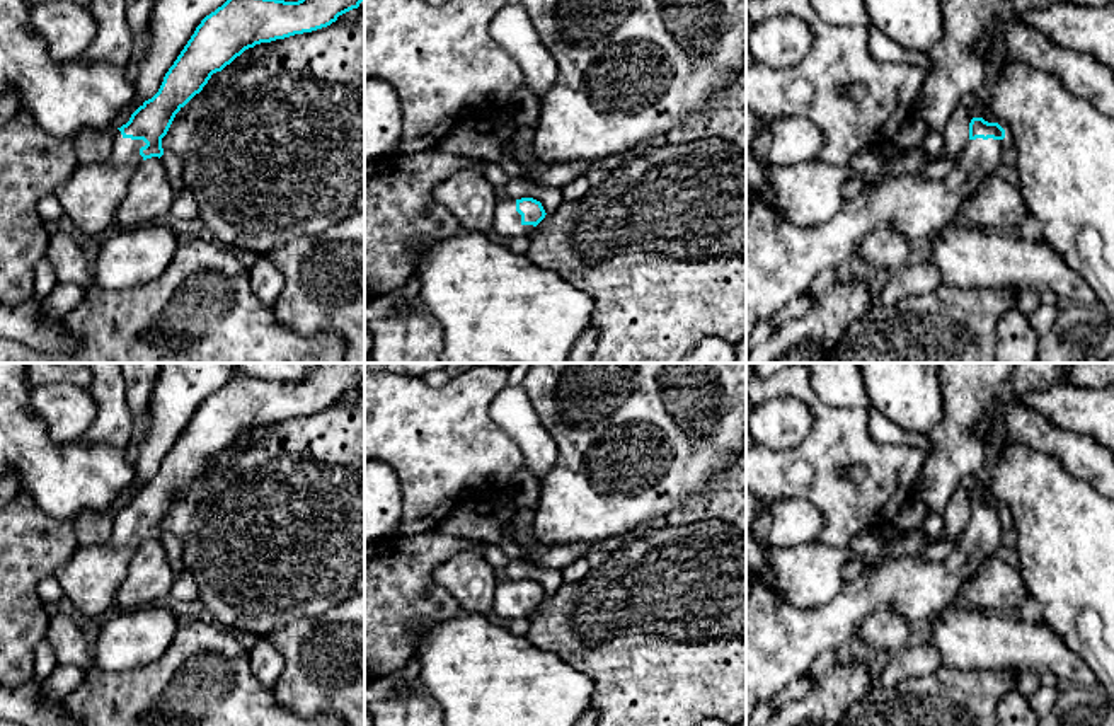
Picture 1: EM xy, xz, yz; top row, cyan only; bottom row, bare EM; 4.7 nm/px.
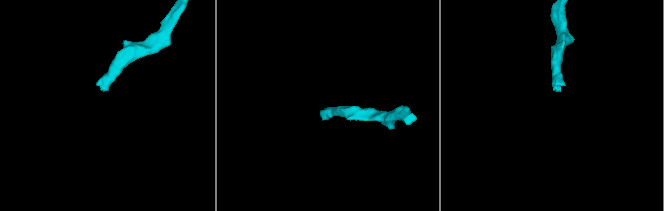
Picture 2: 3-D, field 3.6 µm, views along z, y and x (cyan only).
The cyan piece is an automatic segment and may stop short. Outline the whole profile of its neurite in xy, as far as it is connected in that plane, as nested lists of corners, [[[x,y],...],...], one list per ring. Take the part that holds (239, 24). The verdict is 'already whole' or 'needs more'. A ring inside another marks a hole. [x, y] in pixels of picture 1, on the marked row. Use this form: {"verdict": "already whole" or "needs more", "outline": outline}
{"verdict": "needs more", "outline": [[[227,0],[206,15],[169,68],[158,92],[118,128],[111,155],[99,165],[77,165],[55,196],[87,237],[116,227],[114,213],[136,167],[162,157],[162,138],[175,114],[245,49],[330,26],[363,0]]]}

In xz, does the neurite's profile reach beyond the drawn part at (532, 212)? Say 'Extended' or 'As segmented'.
Extended

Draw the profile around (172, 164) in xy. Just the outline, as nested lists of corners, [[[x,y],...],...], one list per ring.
[[[164,152],[164,155],[160,158],[162,158],[164,169],[167,172],[169,182],[174,189],[174,196],[177,198],[181,194],[182,187],[186,186],[184,177],[182,177],[184,164],[172,152]]]

